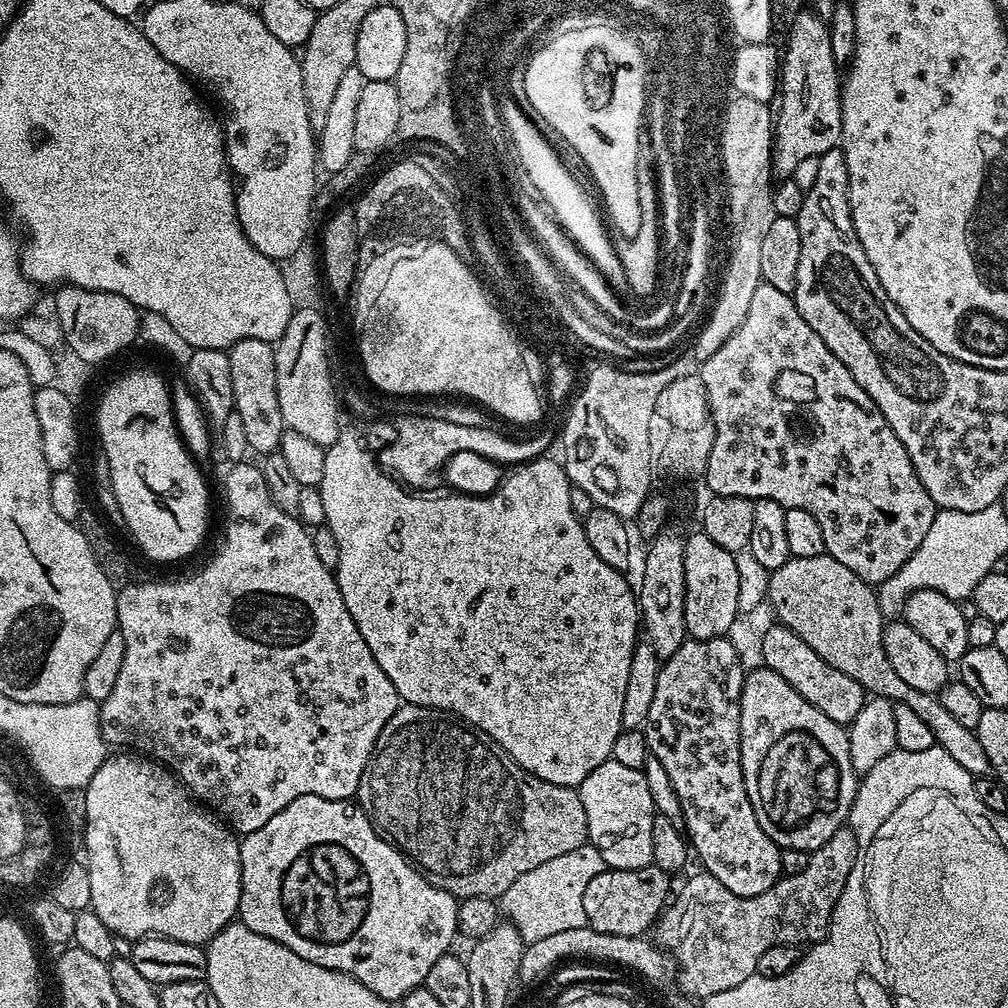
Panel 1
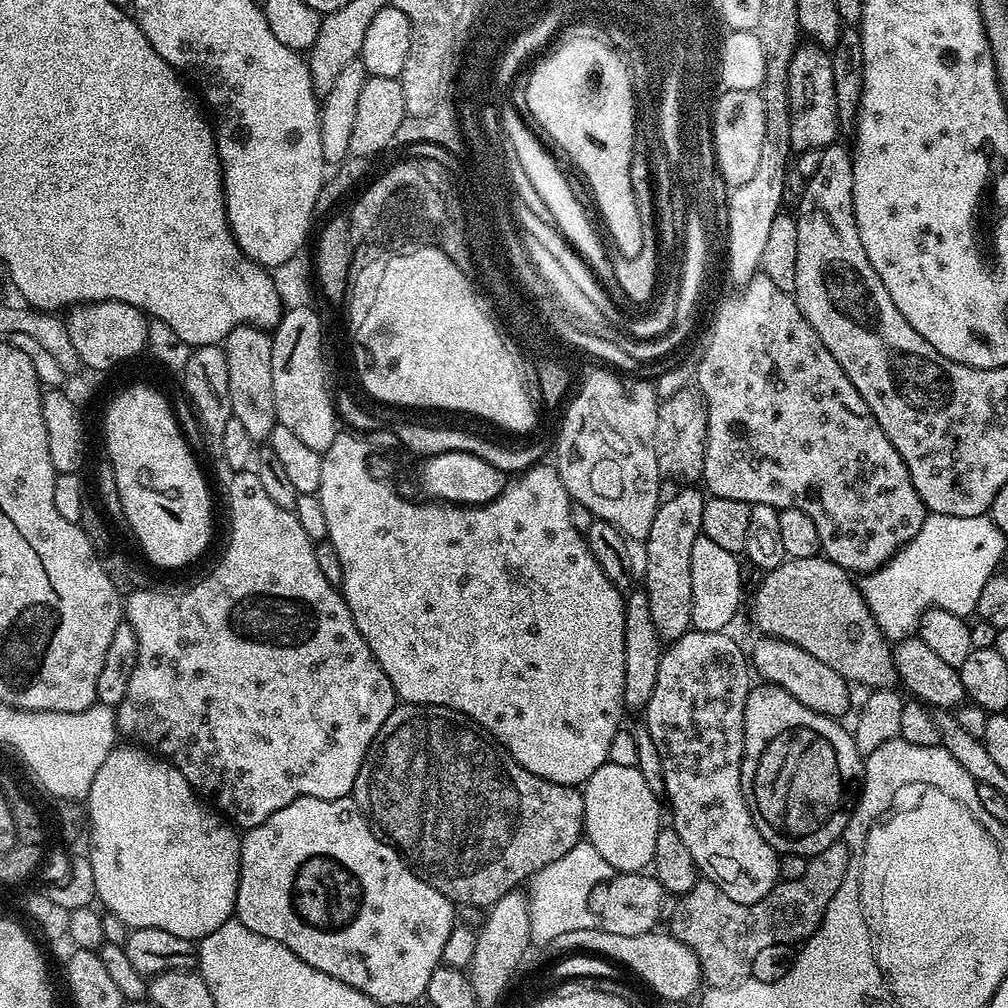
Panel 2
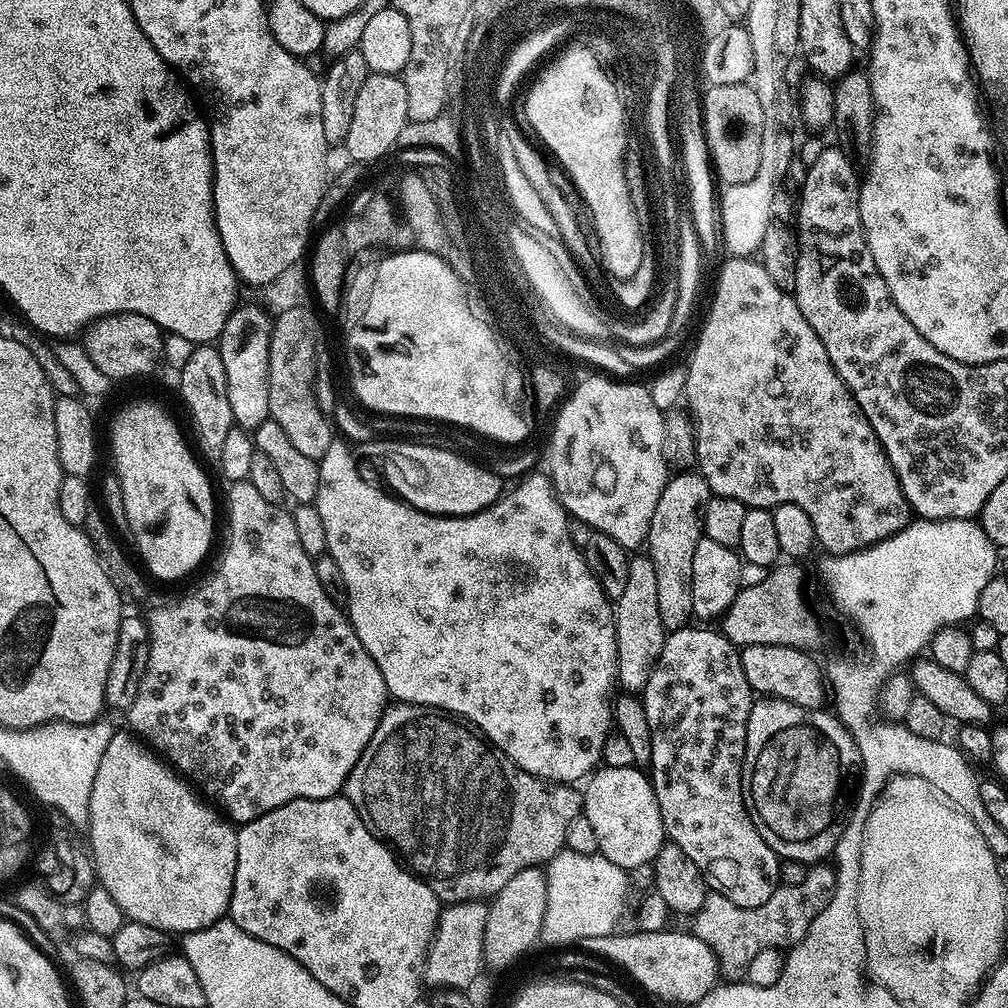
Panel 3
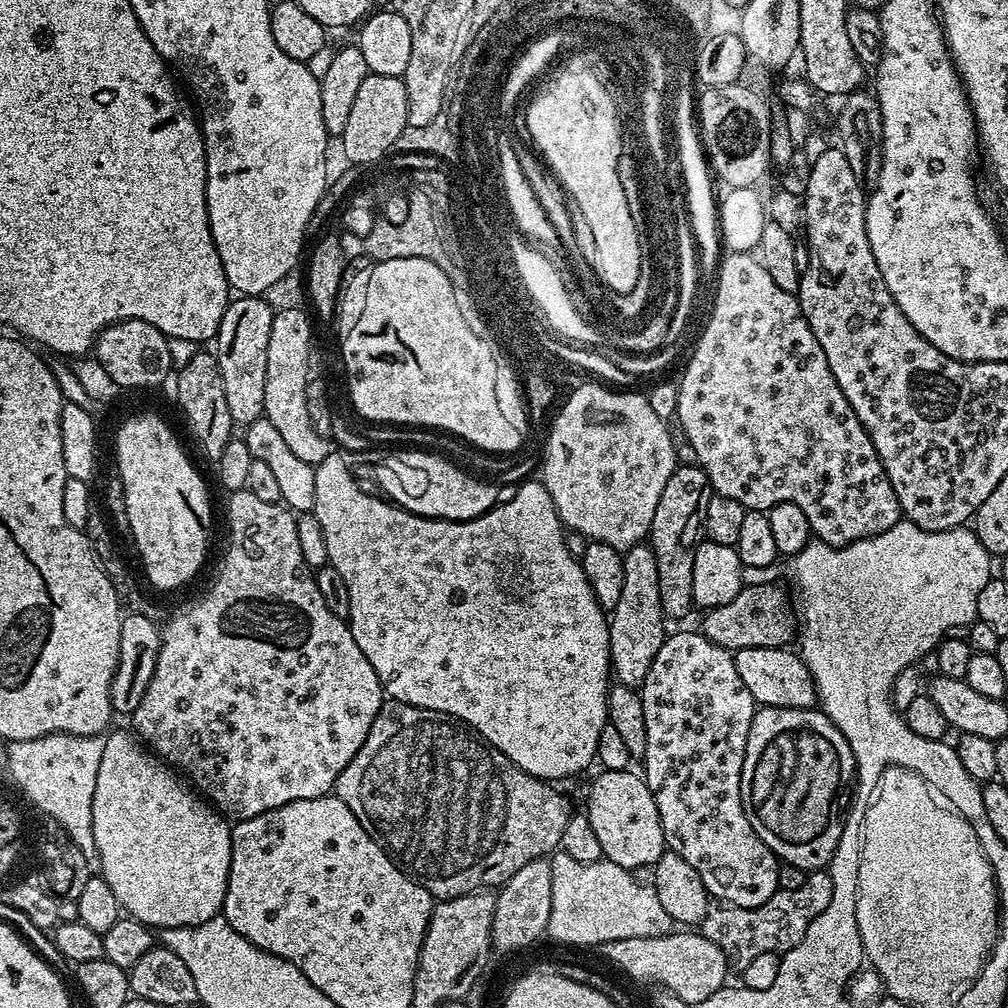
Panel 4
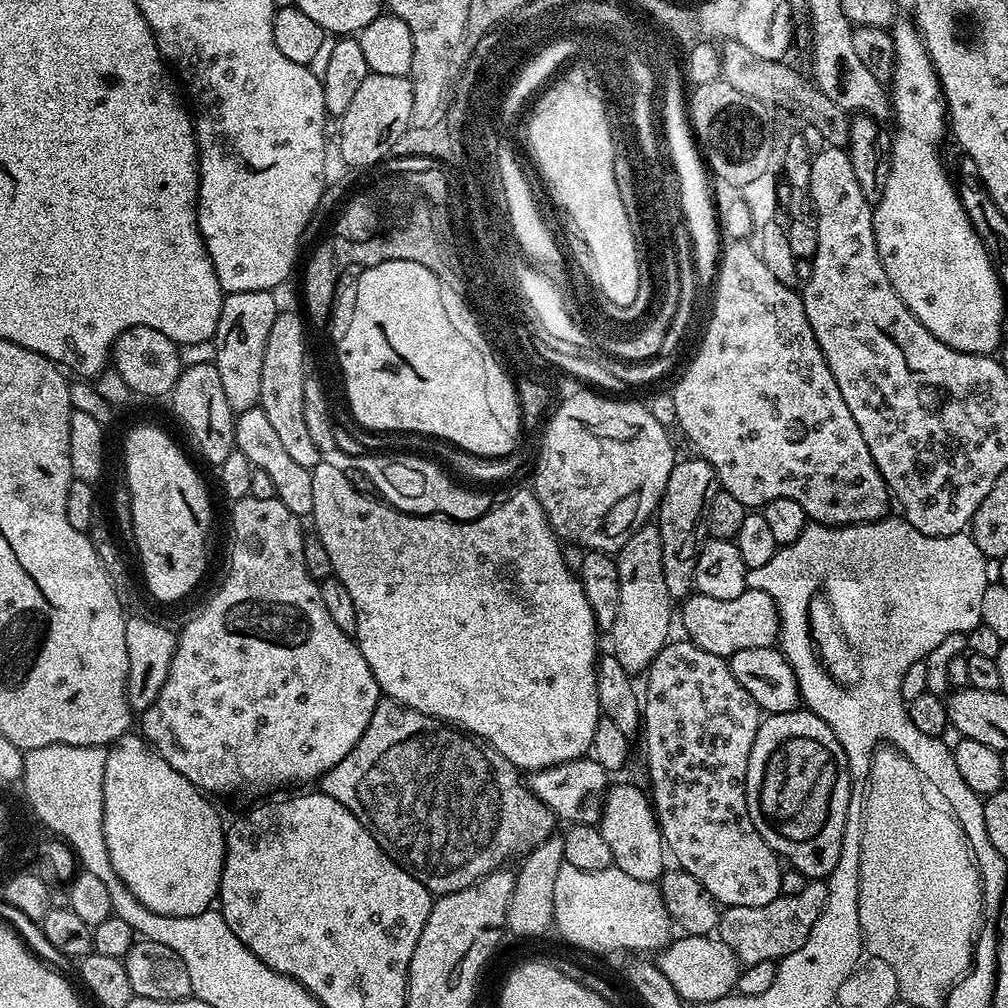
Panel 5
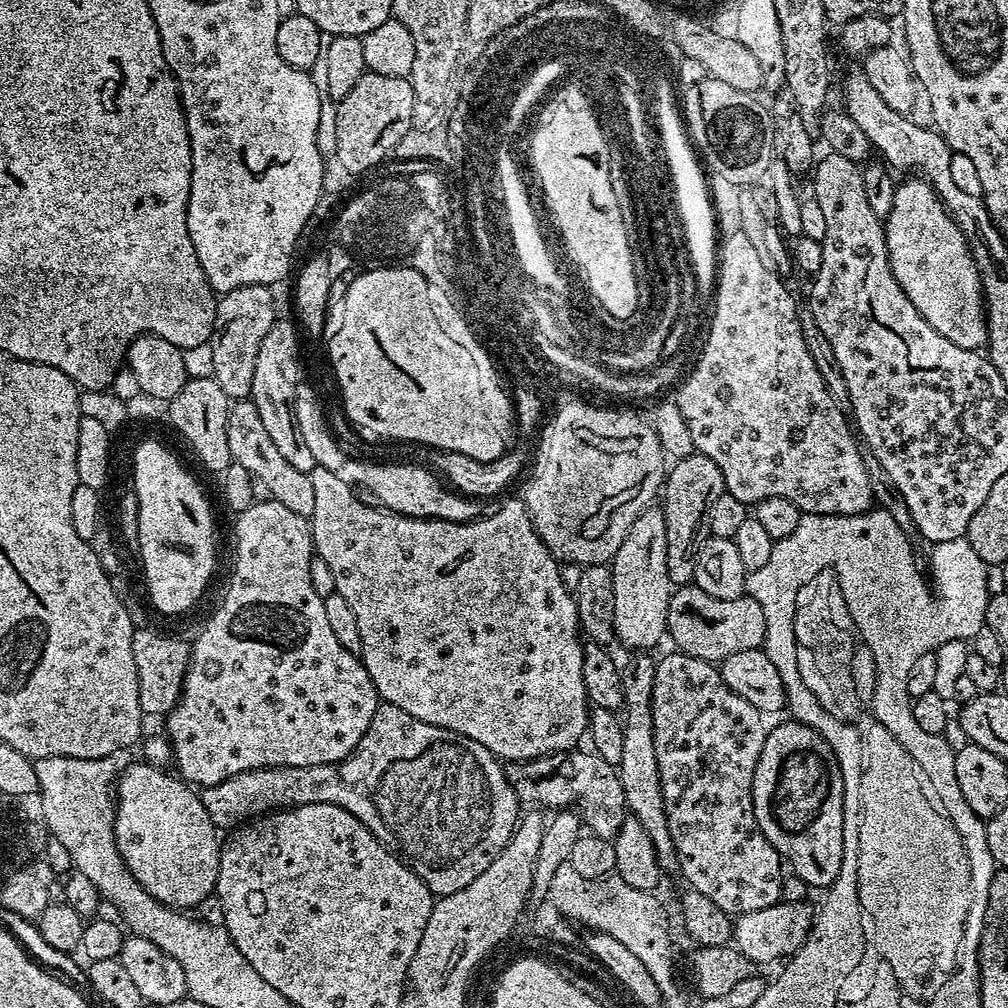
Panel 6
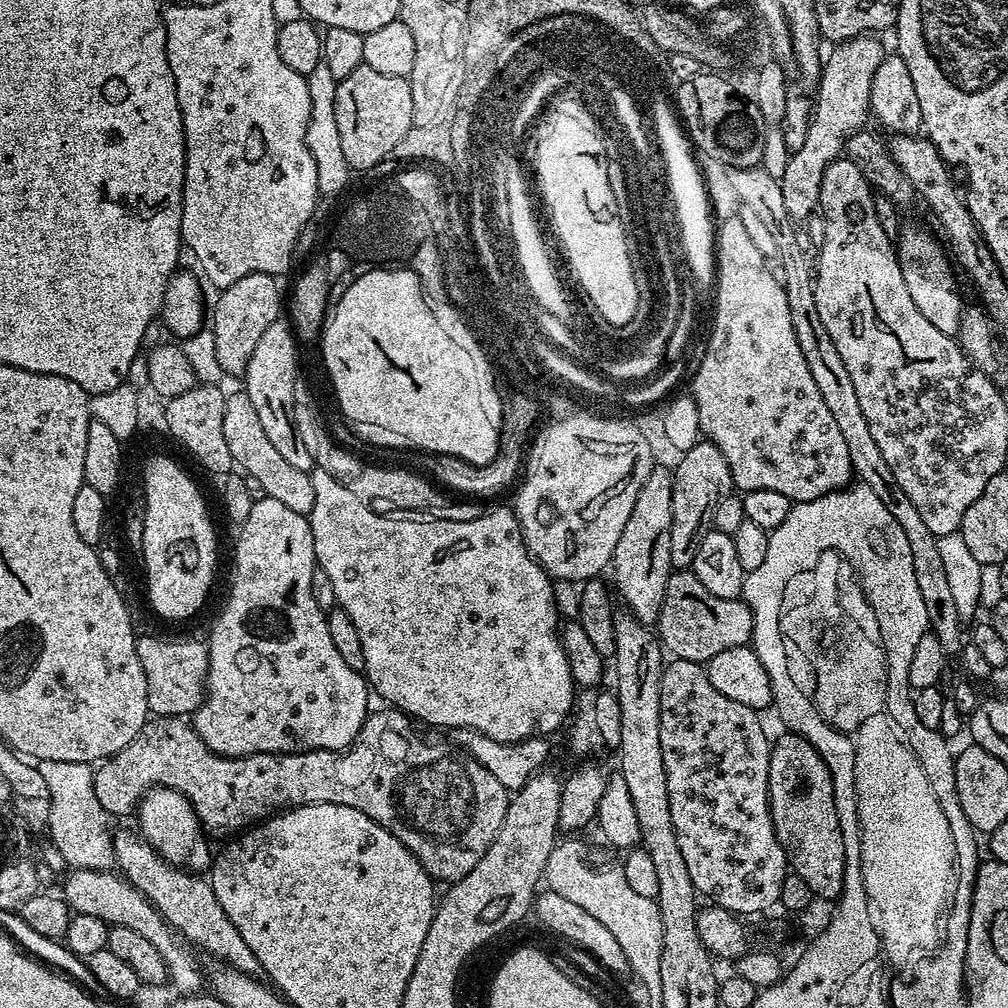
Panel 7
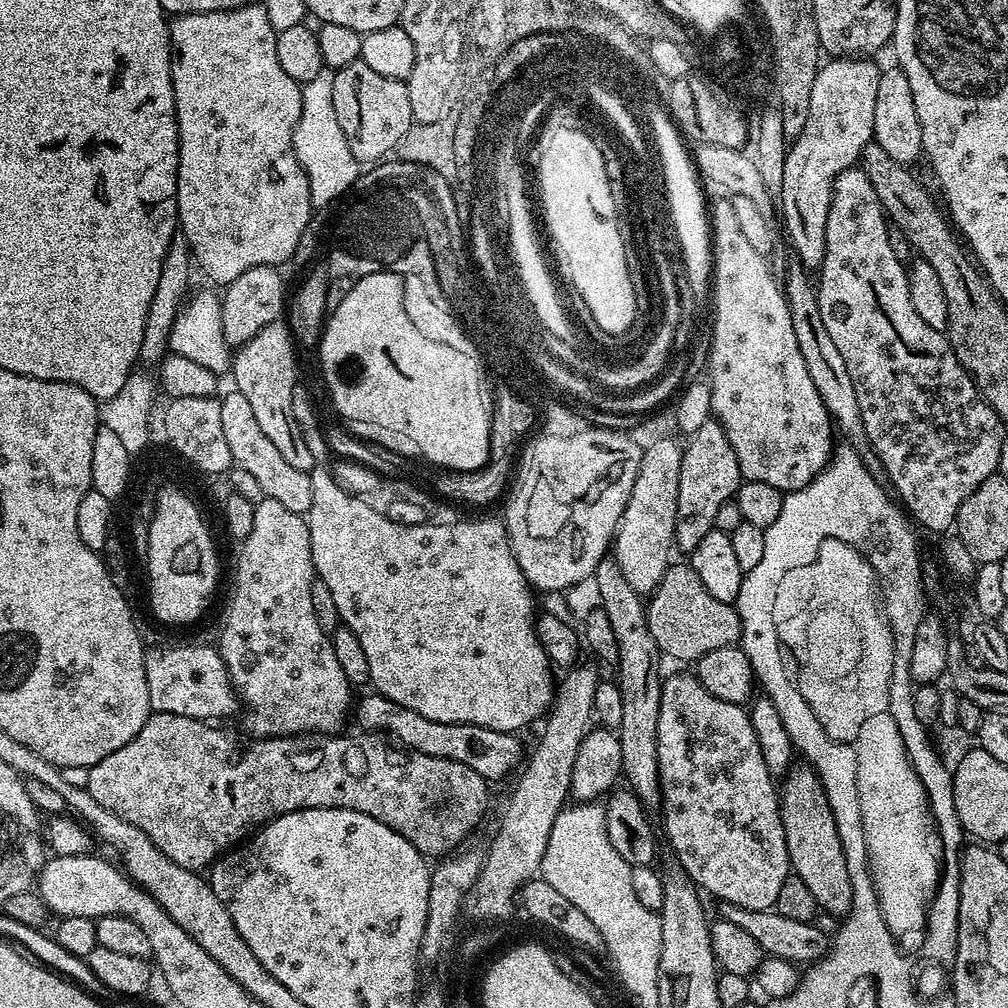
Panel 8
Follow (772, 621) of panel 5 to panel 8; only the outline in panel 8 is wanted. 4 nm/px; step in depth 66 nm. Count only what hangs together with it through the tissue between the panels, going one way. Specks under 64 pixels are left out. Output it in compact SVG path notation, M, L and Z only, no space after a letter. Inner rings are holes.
M673 563L662 574L662 582L646 600L650 634L658 642L665 657L695 662L722 646L736 644L740 639L740 615L733 605L718 602L702 586L702 578L687 563Z

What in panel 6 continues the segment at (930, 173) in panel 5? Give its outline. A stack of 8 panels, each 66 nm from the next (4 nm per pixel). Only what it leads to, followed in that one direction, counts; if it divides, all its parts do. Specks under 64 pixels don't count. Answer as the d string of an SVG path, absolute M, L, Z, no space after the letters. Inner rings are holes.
M919 178L901 179L896 185L894 206L890 206L890 214L883 221L883 226L890 270L898 286L902 286L906 298L914 302L914 310L918 310L918 314L922 314L922 318L926 318L926 322L930 322L930 326L934 326L934 330L942 334L942 338L950 338L954 346L983 349L988 342L988 321L984 311L984 291L980 275L974 266L974 258L962 230L958 230L954 218L948 213L935 190Z

